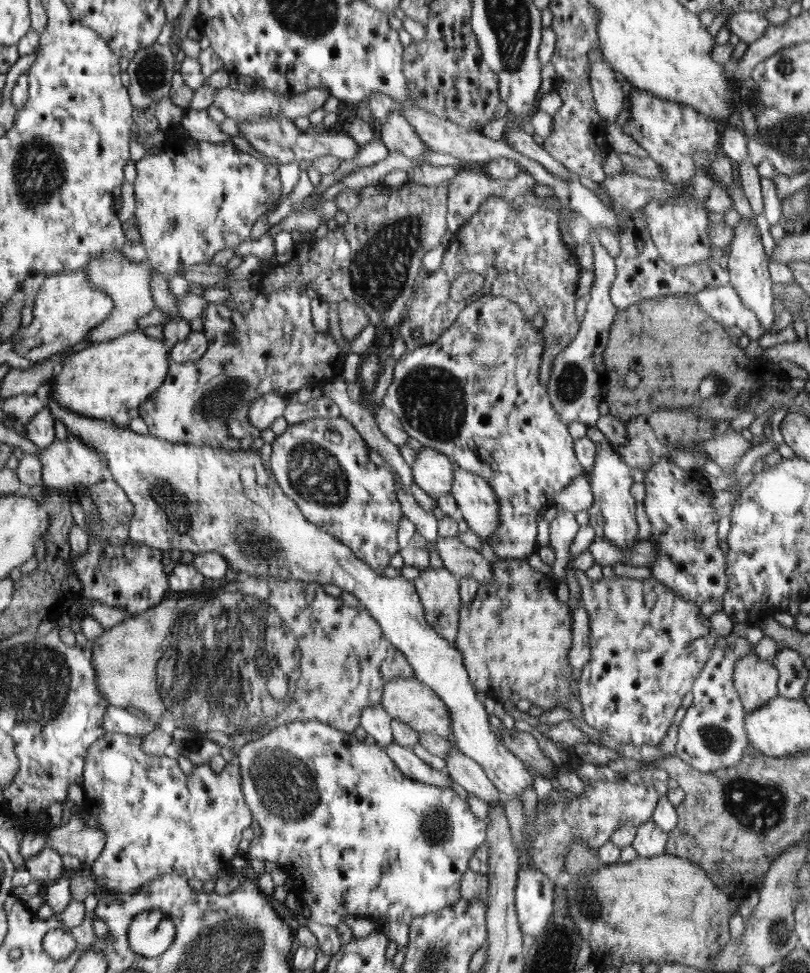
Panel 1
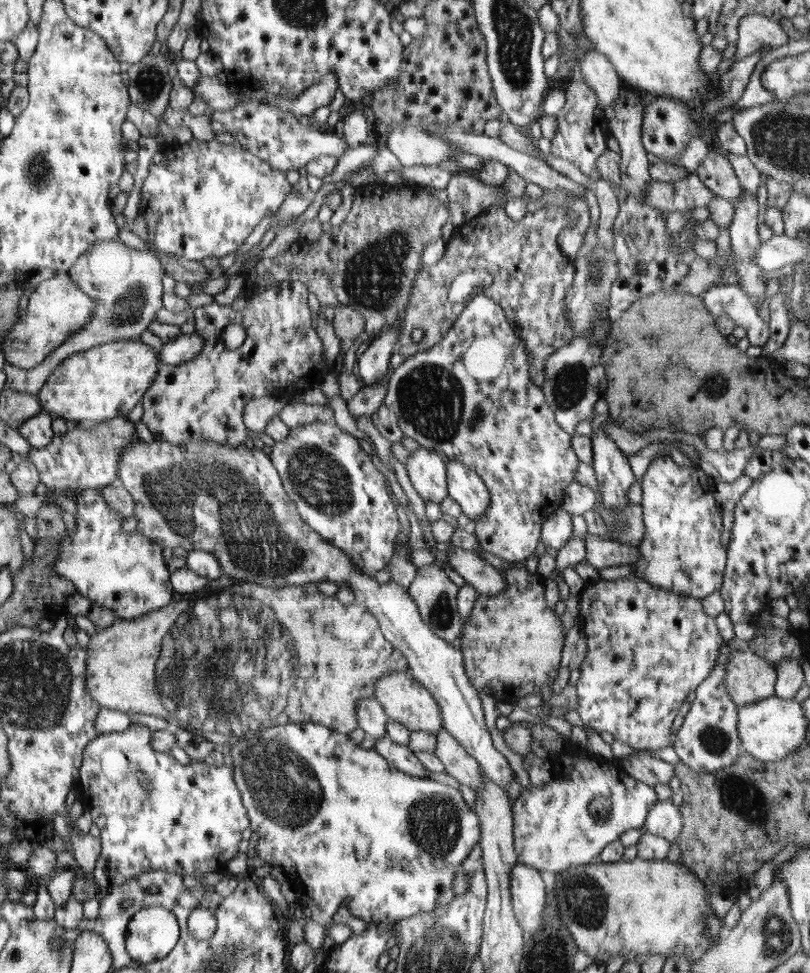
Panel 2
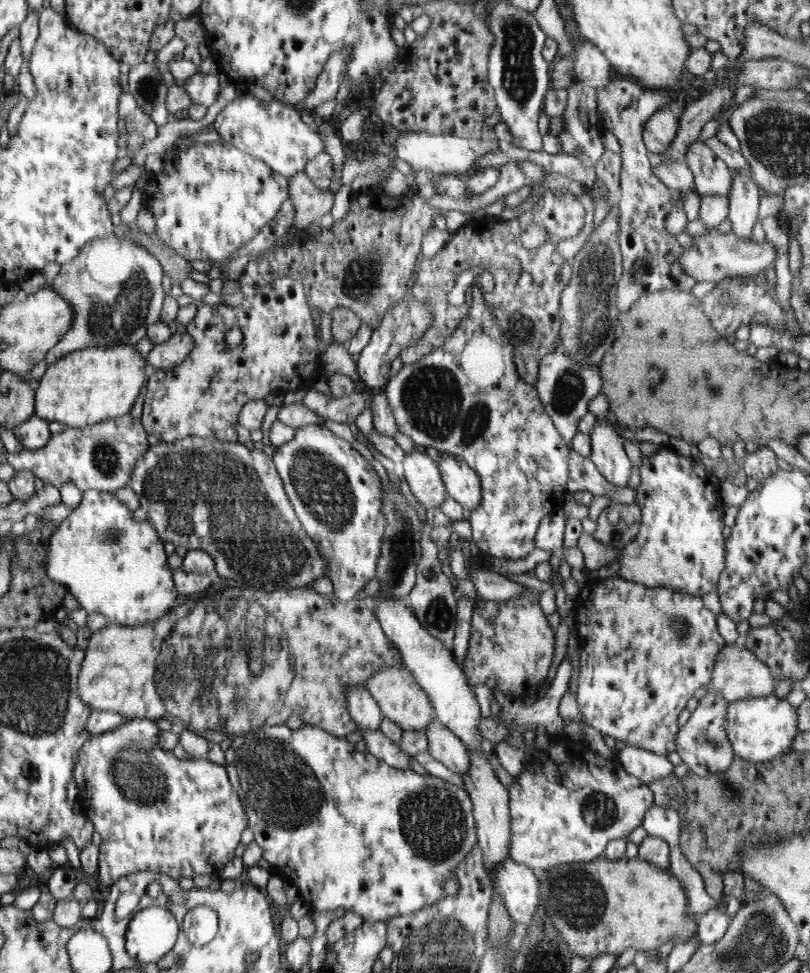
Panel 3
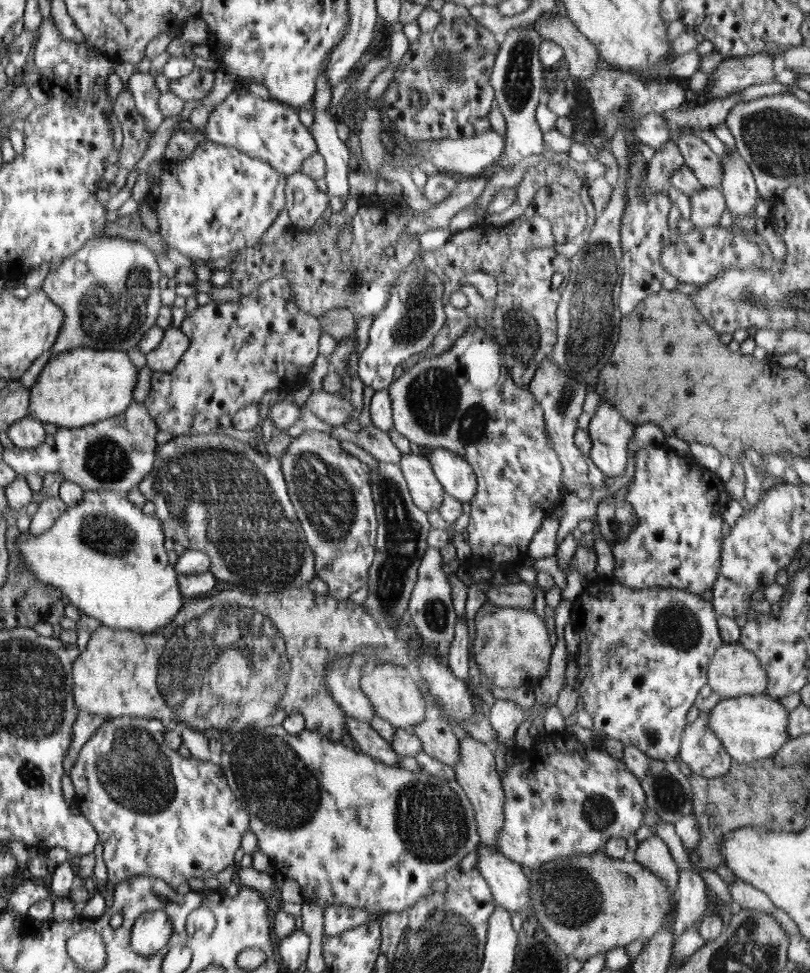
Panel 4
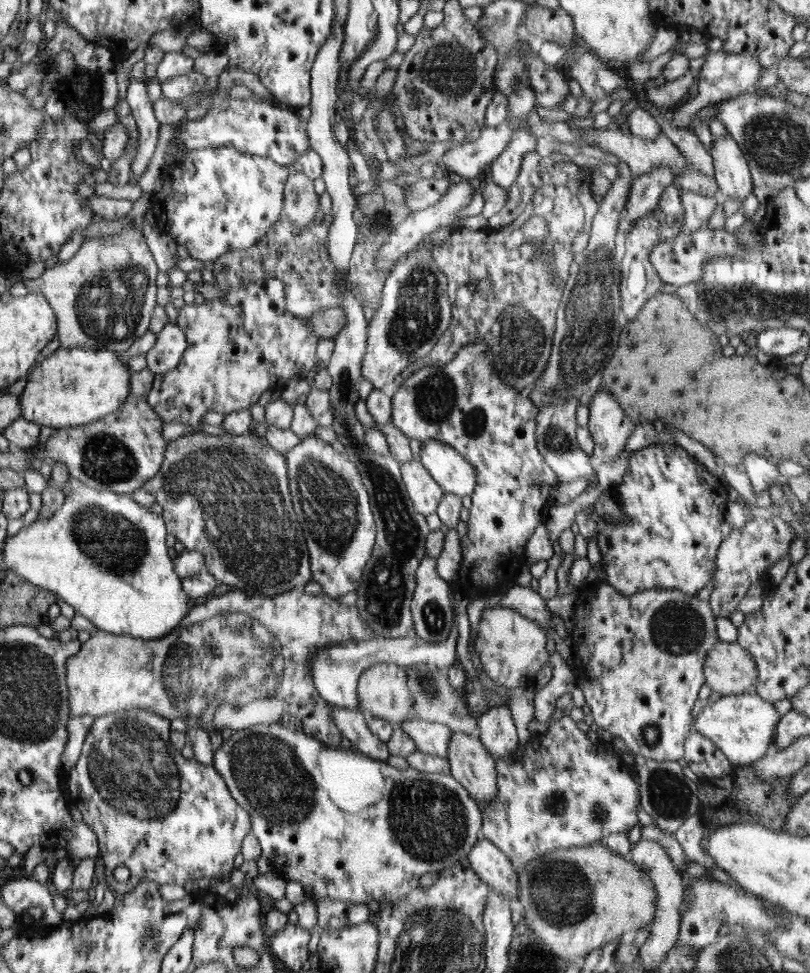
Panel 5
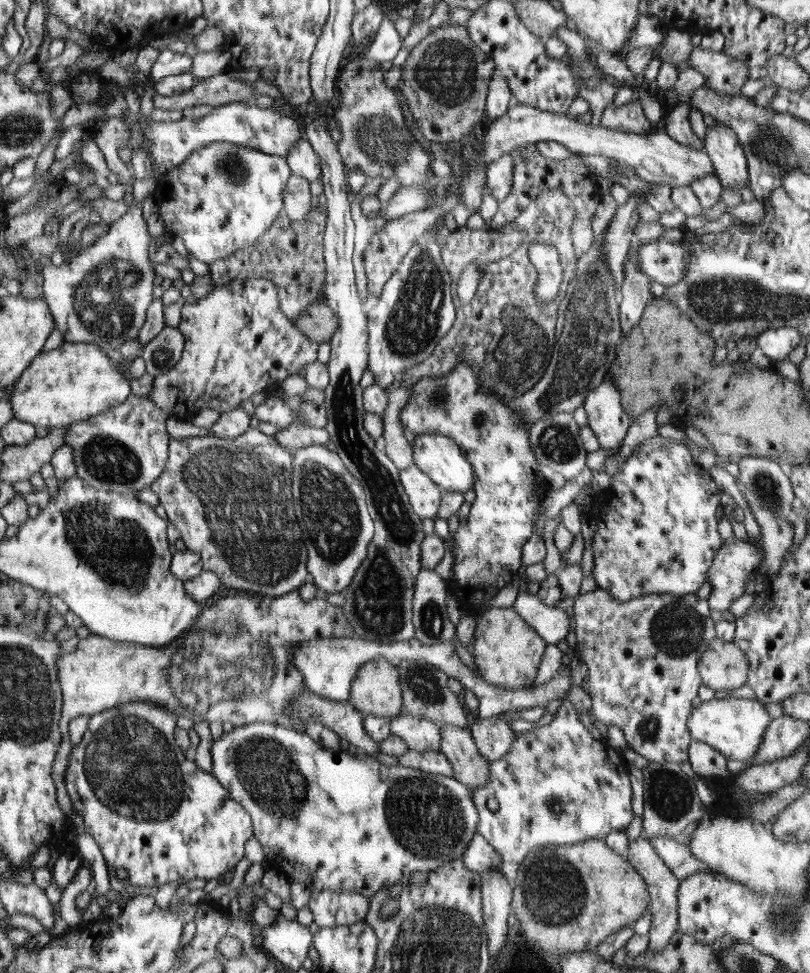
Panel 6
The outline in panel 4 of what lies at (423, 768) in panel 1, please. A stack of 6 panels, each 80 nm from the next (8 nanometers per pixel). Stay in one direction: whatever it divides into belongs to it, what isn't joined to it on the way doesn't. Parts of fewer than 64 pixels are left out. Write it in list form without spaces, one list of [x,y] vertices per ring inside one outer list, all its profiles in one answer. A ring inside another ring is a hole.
[[[345,716],[347,720],[346,732],[357,742],[362,753],[377,758],[390,766],[398,766],[399,754],[393,749],[390,742],[381,738],[377,731],[374,731],[369,723],[360,722]]]

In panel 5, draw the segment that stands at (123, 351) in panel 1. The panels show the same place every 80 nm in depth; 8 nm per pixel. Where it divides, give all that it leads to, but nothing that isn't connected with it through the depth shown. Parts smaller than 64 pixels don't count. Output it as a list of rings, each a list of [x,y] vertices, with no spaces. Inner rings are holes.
[[[75,346],[53,352],[27,375],[28,383],[19,396],[21,417],[40,426],[59,429],[90,424],[116,412],[130,392],[129,366],[122,365],[118,353]]]

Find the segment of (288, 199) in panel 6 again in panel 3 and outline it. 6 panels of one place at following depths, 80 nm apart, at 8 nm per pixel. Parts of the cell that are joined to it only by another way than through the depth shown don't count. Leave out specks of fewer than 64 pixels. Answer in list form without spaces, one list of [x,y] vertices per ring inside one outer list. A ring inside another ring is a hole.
[[[300,171],[291,177],[290,181],[290,200],[295,209],[294,227],[304,232],[310,224],[317,224],[325,214],[331,212],[334,204],[334,195],[330,190],[319,190],[316,188],[313,179],[311,179],[305,171]]]

